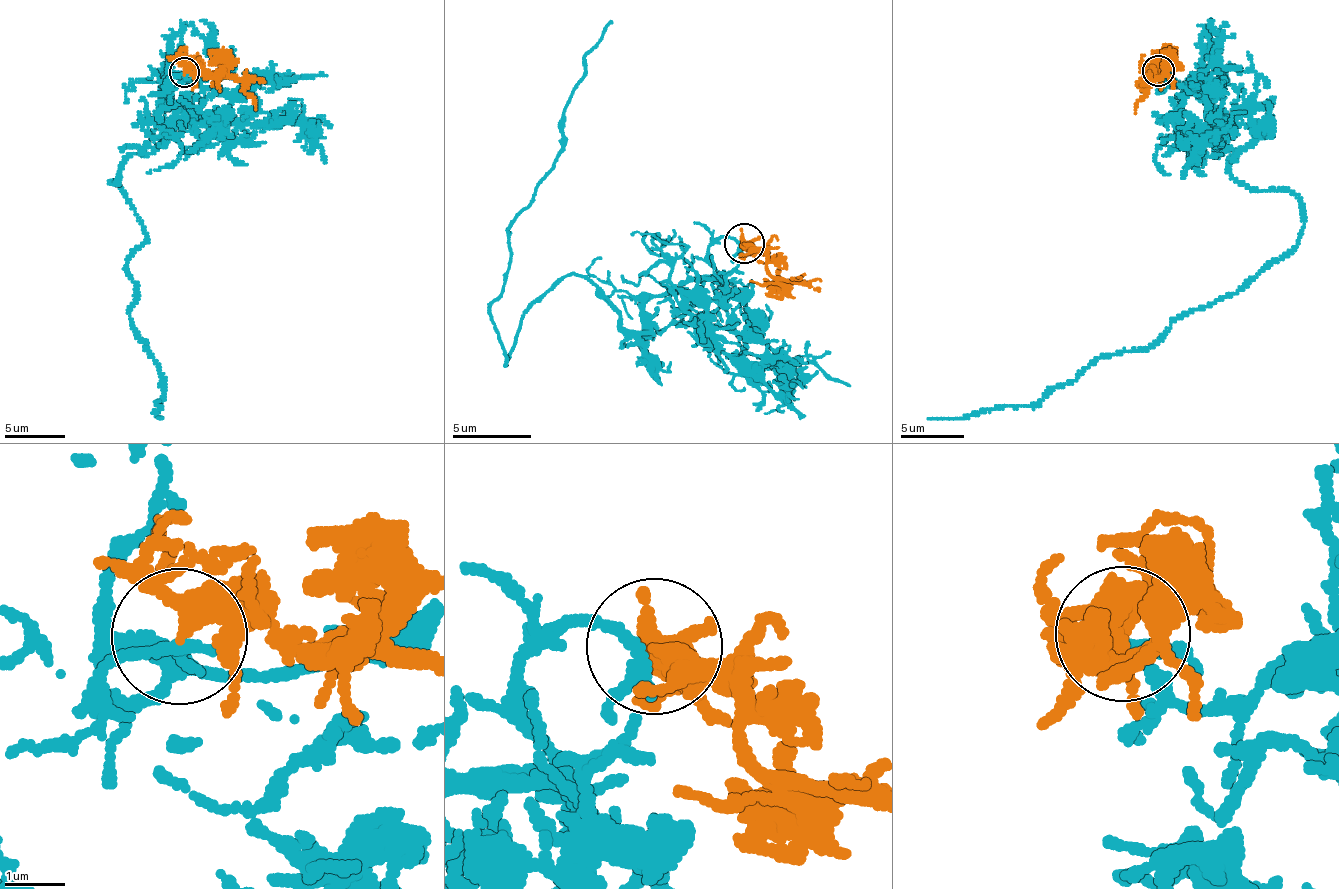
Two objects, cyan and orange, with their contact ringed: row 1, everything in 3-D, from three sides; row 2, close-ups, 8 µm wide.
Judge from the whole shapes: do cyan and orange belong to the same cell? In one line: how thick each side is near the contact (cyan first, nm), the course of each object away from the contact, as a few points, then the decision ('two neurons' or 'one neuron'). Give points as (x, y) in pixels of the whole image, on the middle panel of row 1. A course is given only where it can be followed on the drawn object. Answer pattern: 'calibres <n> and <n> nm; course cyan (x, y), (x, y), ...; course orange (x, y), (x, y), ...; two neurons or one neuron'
calibres 190 and 280 nm; course cyan (741, 244), (707, 248), (715, 271), (657, 296), (568, 275), (502, 364), (490, 313), (505, 240), (611, 18); course orange (743, 244), (760, 249), (772, 277), (793, 283), (796, 278); one neuron

